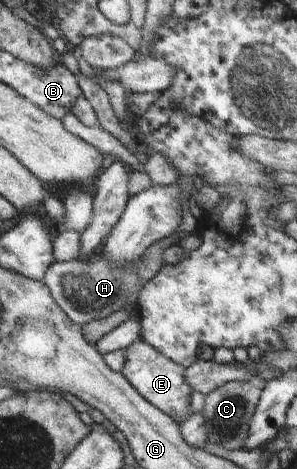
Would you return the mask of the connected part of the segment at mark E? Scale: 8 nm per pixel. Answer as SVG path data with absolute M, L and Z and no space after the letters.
M140 335L124 349L124 365L120 369L120 374L124 380L155 409L168 415L176 421L176 425L184 422L191 414L188 412L188 396L193 391L185 383L183 369L172 361L161 357L156 351L152 350Z

